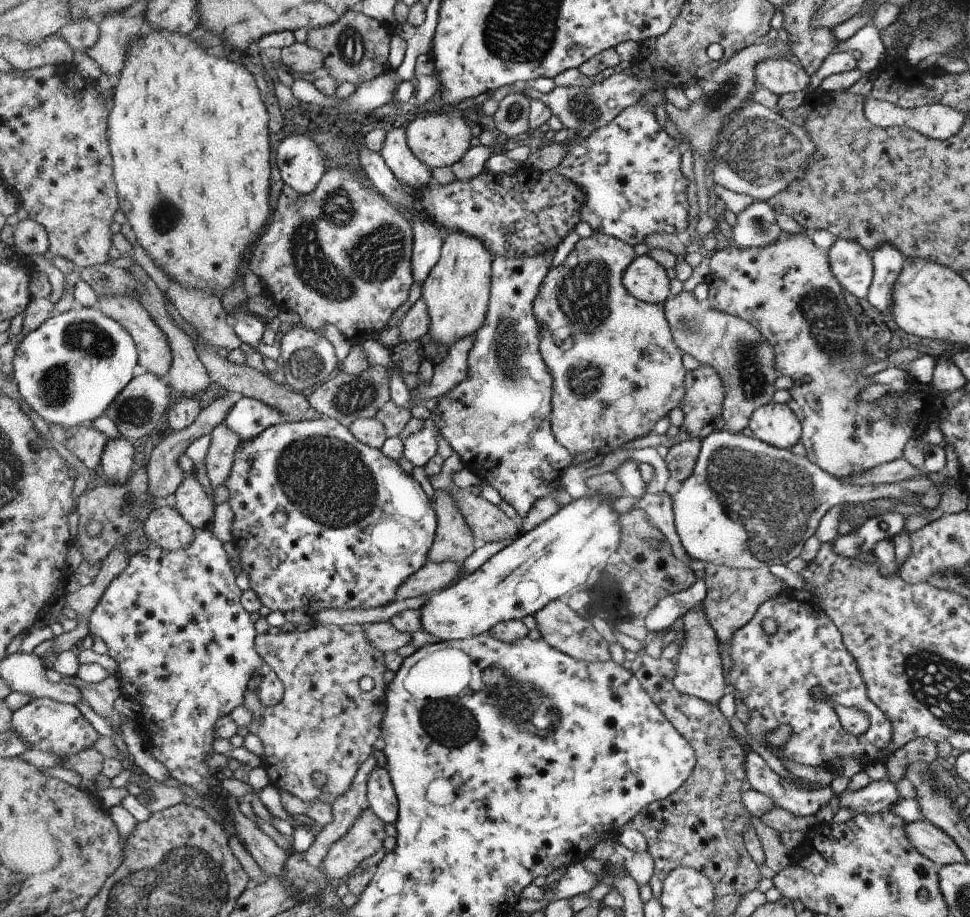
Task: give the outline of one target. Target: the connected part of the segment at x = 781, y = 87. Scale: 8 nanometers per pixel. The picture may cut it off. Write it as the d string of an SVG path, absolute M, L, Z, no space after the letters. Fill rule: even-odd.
M784 58L762 60L762 63L758 64L757 74L759 87L774 92L778 97L790 92L805 92L812 79L800 64Z

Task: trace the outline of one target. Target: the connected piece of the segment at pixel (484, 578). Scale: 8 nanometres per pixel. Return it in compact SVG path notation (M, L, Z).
M591 491L589 495L562 506L557 515L531 532L522 532L474 573L462 577L457 583L438 591L438 594L431 594L428 602L420 609L422 629L441 641L470 639L489 632L498 623L534 615L554 600L566 597L582 582L586 582L593 570L604 568L608 558L619 548L620 516L610 504L610 497L613 496Z

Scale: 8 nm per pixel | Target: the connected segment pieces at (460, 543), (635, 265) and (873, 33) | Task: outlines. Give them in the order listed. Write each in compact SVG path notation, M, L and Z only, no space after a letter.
M435 490L433 500L437 506L437 535L430 548L428 562L463 563L473 555L478 545L473 532L448 492Z
M649 255L638 256L624 275L624 286L637 300L661 304L672 296L666 270Z
M866 26L858 30L849 40L838 44L838 48L834 48L834 53L846 52L851 54L854 50L858 50L862 55L862 59L857 65L858 70L864 76L867 76L880 65L884 59L884 54L886 54L886 49L876 26Z

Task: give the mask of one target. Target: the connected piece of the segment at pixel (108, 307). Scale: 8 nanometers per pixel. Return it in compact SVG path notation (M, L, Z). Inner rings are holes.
M100 296L96 306L106 316L112 317L118 324L128 330L133 340L137 342L140 359L138 365L142 371L153 373L155 376L165 376L173 364L173 352L169 340L162 332L157 322L150 317L149 312L139 302L138 298L130 296Z

